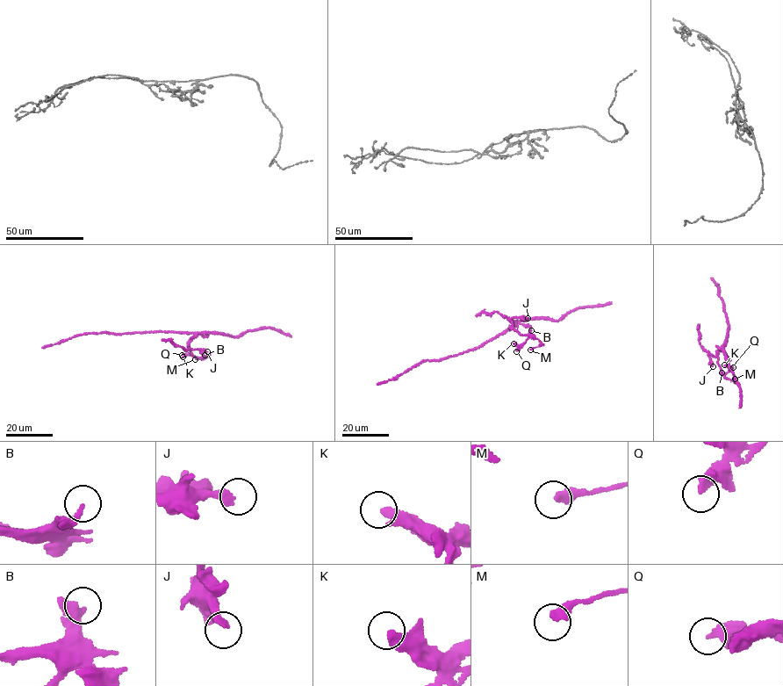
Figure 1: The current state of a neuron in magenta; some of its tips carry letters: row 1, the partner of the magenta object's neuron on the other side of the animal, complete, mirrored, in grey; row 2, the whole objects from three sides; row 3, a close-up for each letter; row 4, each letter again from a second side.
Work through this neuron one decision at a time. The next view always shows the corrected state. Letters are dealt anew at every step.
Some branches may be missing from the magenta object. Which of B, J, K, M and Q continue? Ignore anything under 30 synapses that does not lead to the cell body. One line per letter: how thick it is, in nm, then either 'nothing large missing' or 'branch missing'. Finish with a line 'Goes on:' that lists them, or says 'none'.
B: calibre 240 nm; nothing large missing
J: calibre 320 nm; nothing large missing
K: calibre 400 nm; nothing large missing
M: calibre 400 nm; nothing large missing
Q: calibre 240 nm; nothing large missing
Goes on: none

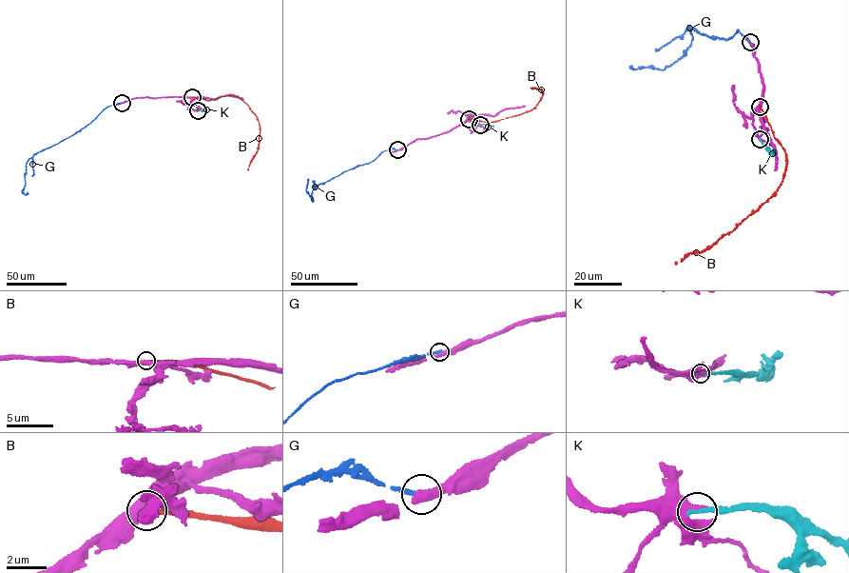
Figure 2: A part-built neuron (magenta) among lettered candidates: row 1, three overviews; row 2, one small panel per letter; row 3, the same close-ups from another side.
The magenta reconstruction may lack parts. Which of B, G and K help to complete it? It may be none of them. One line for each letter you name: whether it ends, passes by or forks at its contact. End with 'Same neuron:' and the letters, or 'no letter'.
K: it ends there
Same neuron: K

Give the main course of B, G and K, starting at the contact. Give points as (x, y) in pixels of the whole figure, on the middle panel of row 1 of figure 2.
B: (469, 119), (495, 121), (532, 108), (544, 93), (541, 89), (530, 88)
G: (397, 150), (382, 151), (368, 164), (316, 185), (311, 193), (312, 201), (306, 191), (308, 179)
K: (480, 124), (492, 126)

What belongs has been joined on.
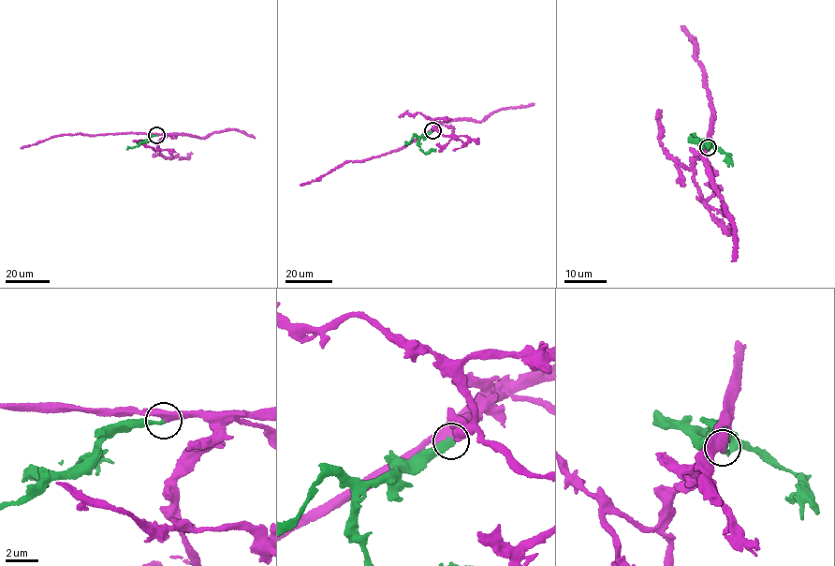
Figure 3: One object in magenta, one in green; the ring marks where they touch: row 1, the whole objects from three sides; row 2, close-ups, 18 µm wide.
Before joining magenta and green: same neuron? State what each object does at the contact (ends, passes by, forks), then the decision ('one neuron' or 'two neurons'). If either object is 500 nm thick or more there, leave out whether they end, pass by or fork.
one neuron

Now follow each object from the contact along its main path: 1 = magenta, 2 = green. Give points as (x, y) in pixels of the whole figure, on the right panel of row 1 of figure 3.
1: (708, 147), (712, 113), (710, 101), (695, 55), (694, 42), (682, 27)
2: (708, 147), (706, 141), (701, 144), (711, 144), (726, 154), (731, 160), (728, 166)

